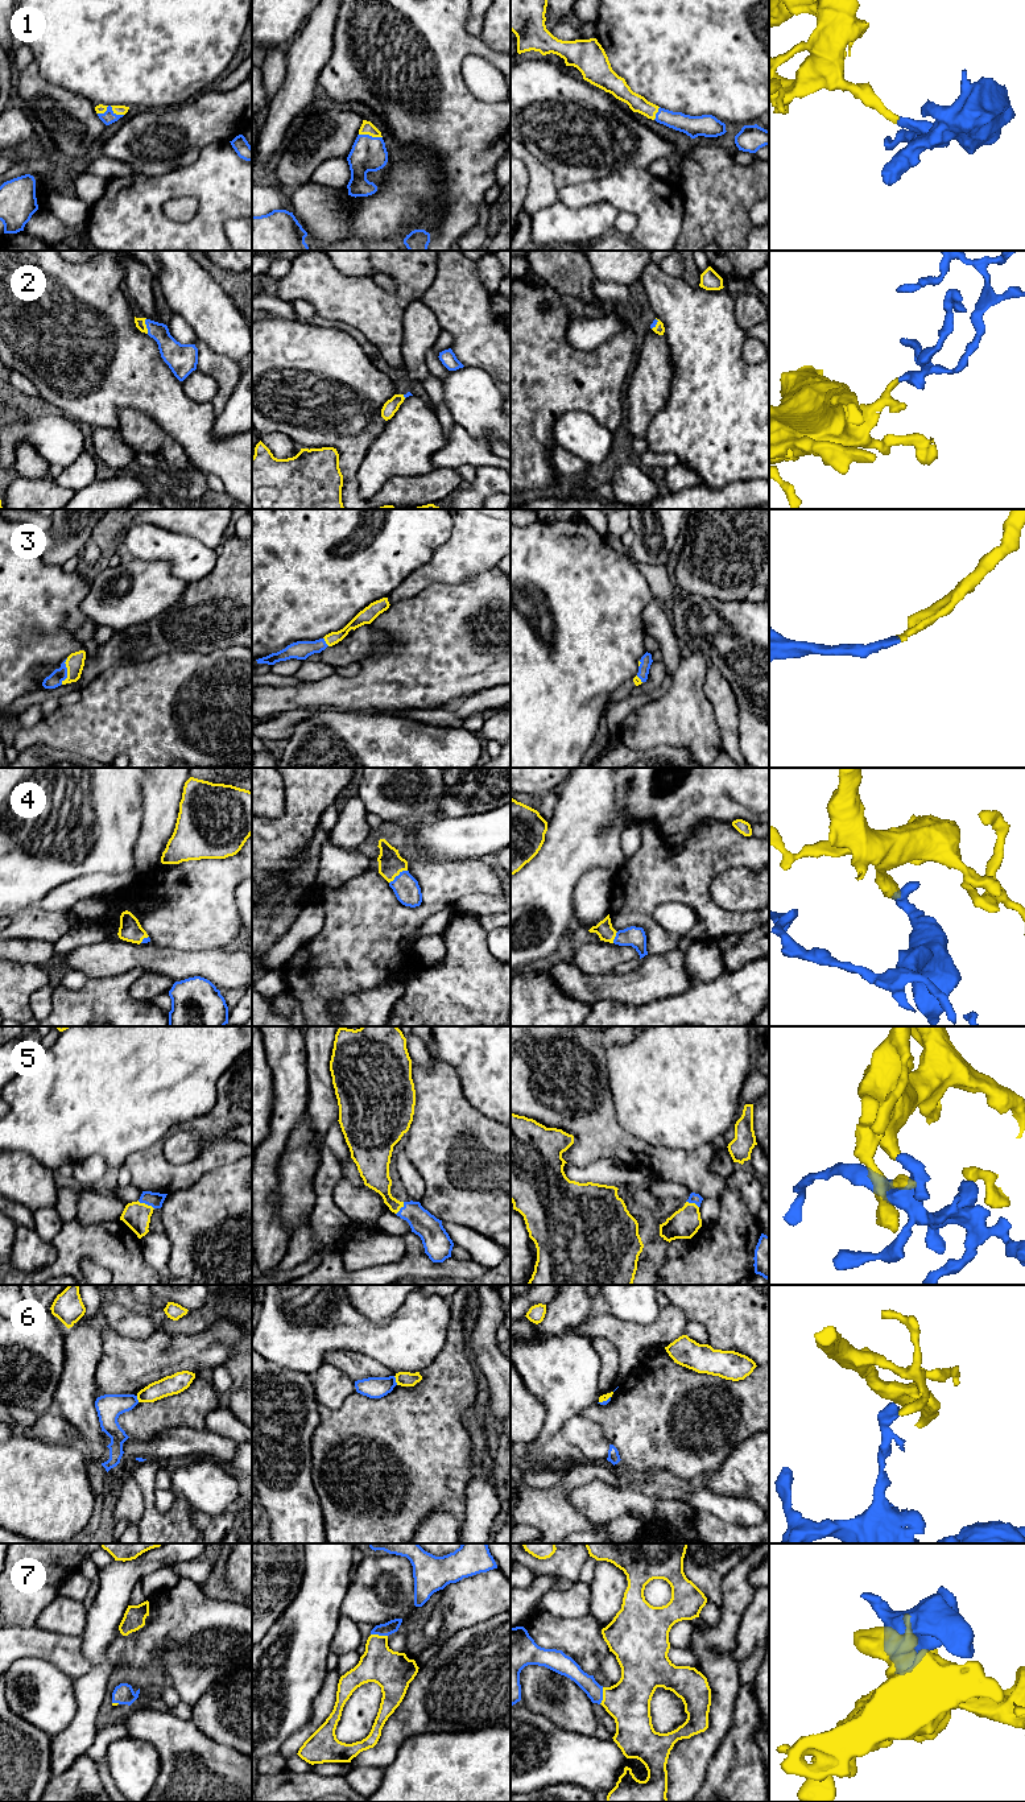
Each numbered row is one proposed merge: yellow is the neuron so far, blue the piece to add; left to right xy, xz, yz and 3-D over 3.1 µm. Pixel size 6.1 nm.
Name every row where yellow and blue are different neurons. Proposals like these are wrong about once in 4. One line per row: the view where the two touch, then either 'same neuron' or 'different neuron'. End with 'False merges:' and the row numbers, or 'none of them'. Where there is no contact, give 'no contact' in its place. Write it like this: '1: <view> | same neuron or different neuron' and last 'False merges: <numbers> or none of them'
1: xy | same neuron
2: xy | same neuron
3: xy | same neuron
4: xz | same neuron
5: xy | same neuron
6: xz | different neuron
7: xz | same neuron
False merges: 6

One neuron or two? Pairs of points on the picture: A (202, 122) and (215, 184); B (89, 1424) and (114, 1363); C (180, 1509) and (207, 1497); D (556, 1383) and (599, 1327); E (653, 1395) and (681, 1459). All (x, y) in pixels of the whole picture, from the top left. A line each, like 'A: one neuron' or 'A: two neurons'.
A: two neurons
B: two neurons
C: two neurons
D: two neurons
E: one neuron

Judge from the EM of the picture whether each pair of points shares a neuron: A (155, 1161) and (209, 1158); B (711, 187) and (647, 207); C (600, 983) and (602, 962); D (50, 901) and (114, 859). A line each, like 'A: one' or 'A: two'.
A: one
B: two
C: two
D: two

